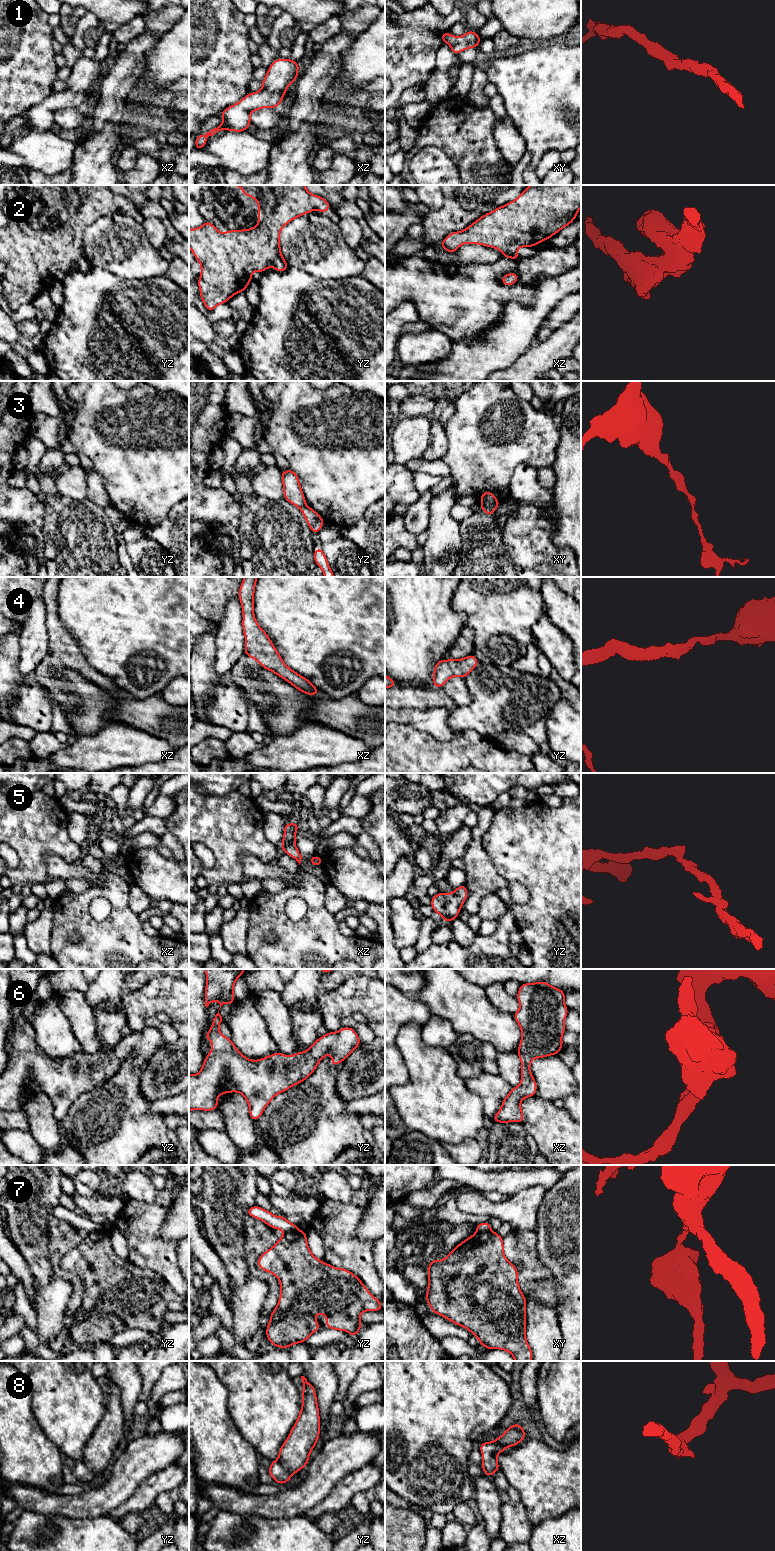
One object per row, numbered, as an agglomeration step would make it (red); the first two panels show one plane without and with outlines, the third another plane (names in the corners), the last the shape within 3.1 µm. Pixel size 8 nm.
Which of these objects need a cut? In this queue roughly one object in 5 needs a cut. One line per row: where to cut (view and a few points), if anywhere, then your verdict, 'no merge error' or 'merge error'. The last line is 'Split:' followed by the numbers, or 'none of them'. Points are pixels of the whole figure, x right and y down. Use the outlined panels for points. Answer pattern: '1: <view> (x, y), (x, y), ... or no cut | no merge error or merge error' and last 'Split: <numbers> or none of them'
1: no cut | no merge error
2: no cut | no merge error
3: xy (482, 505), (493, 510) | merge error
4: no cut | no merge error
5: no cut | no merge error
6: no cut | no merge error
7: xy (490, 1230), (477, 1232) | merge error
8: no cut | no merge error
Split: 3, 7

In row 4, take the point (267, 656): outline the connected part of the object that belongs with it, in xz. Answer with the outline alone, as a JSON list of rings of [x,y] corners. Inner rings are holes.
[[[244,577],[238,593],[243,614],[243,634],[246,641],[244,654],[306,695],[319,695],[320,690],[315,688],[309,679],[299,675],[283,662],[271,639],[256,621],[253,598],[257,579],[258,577]]]

